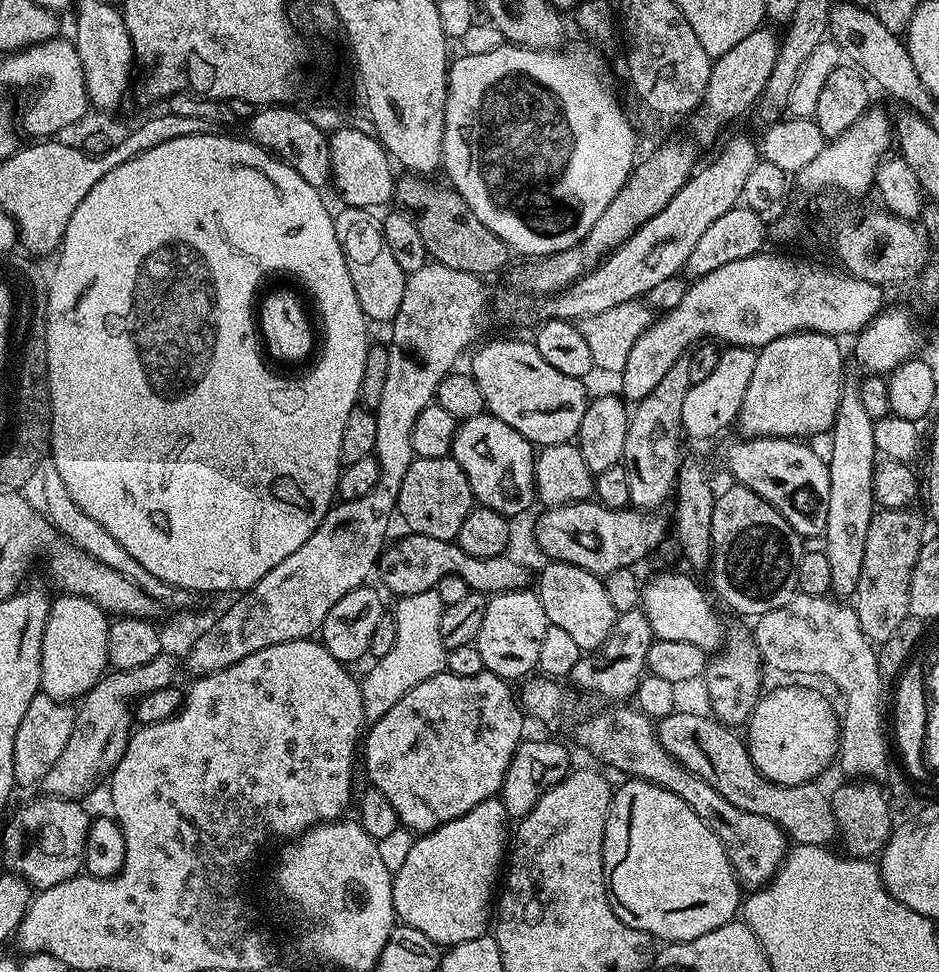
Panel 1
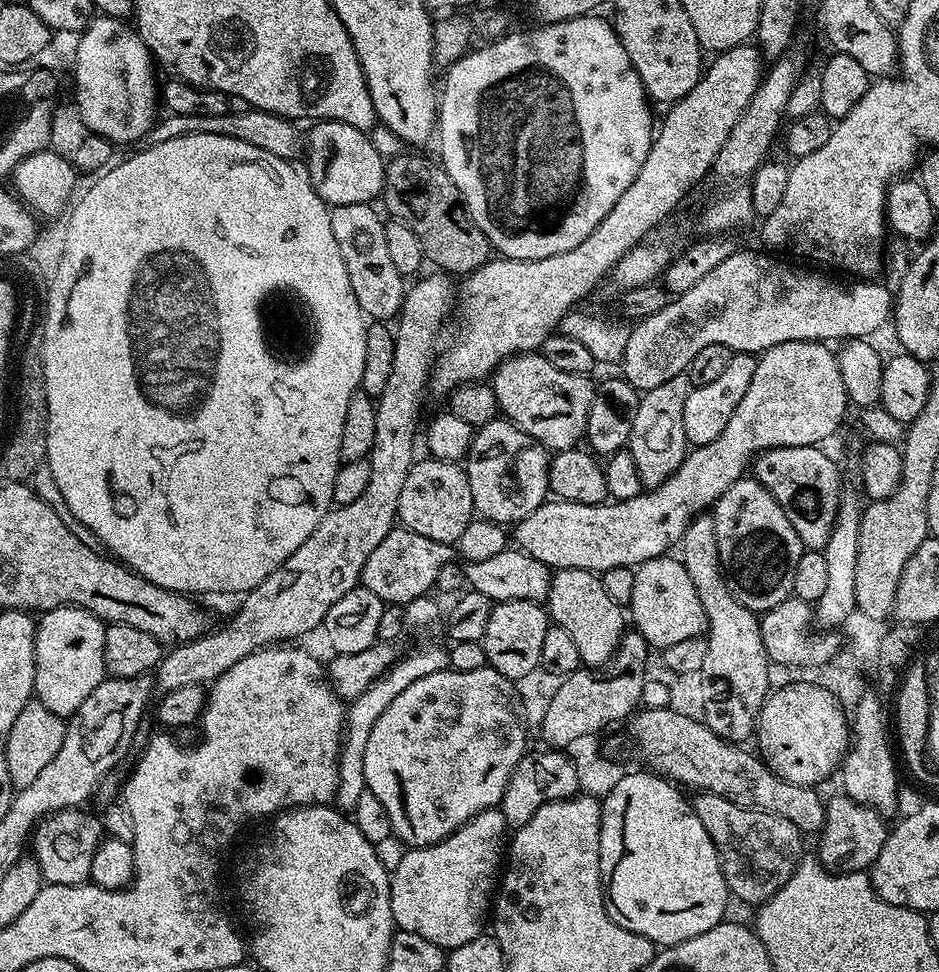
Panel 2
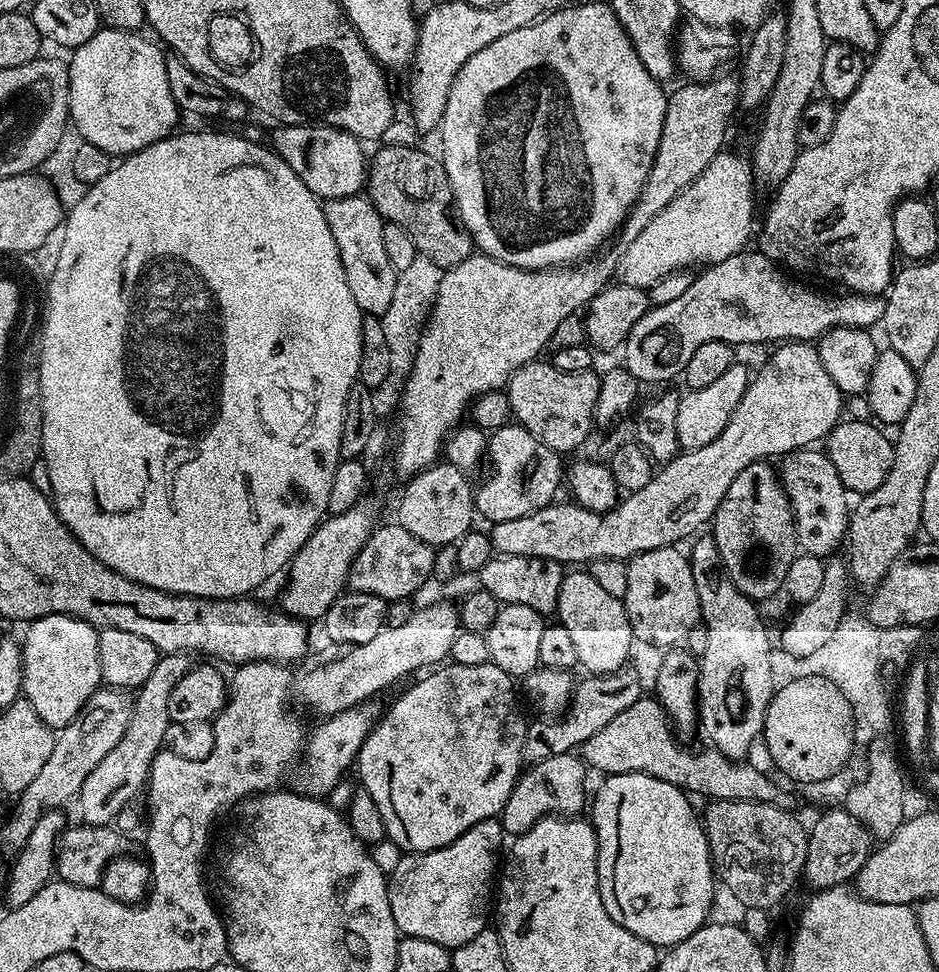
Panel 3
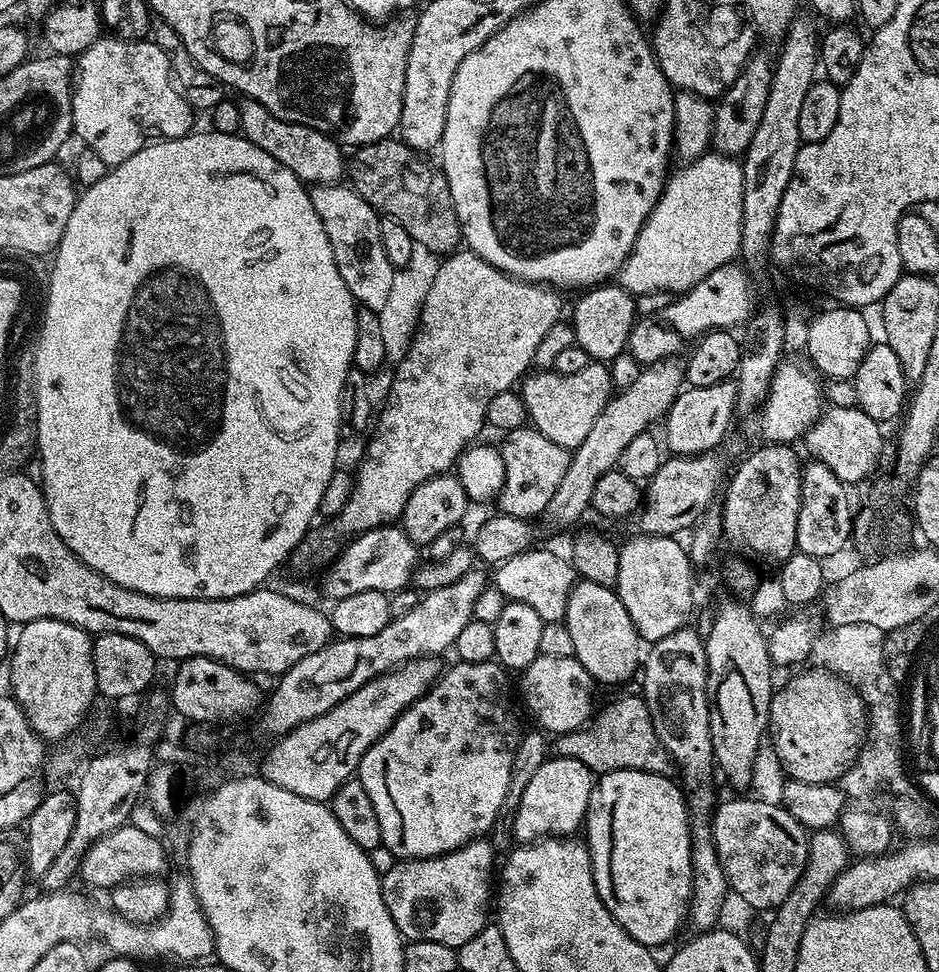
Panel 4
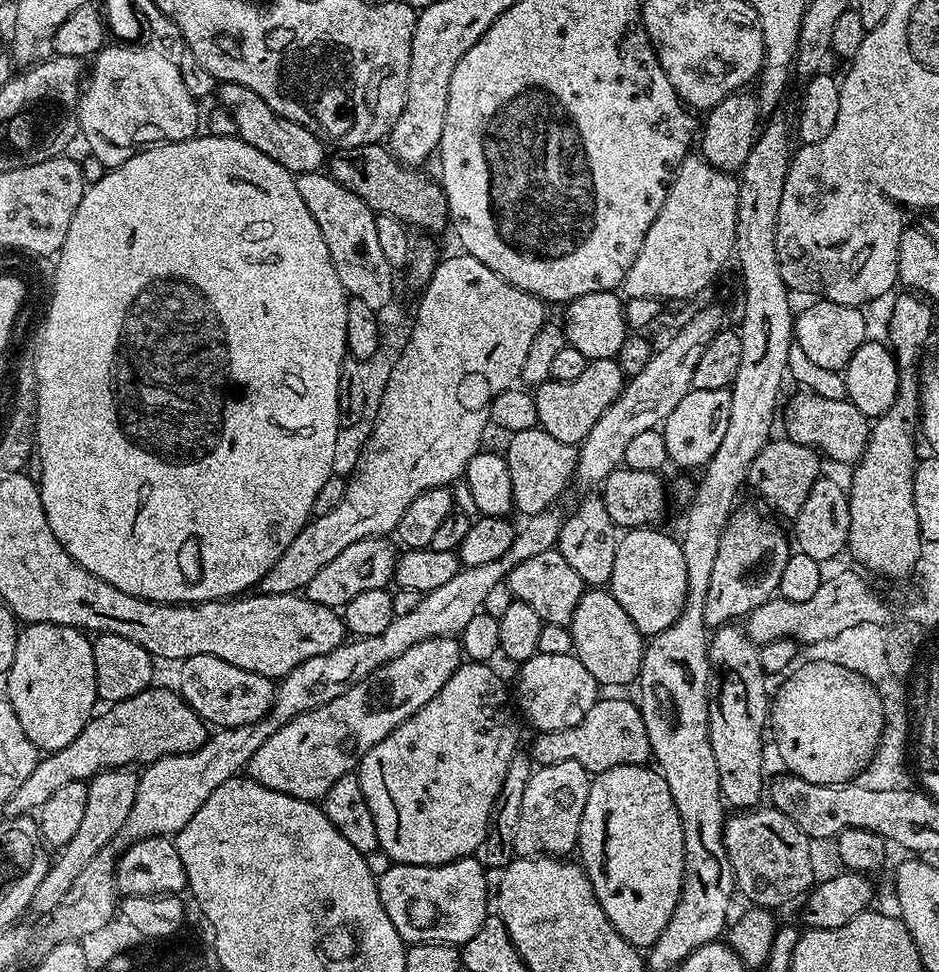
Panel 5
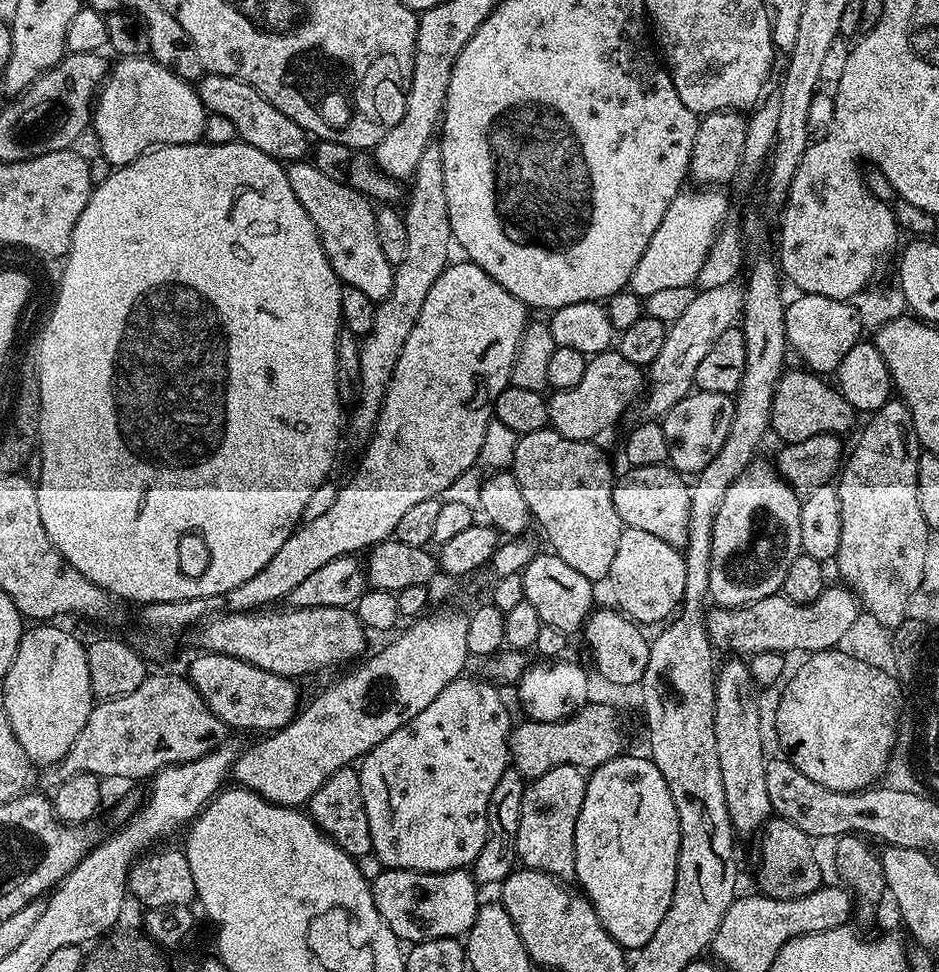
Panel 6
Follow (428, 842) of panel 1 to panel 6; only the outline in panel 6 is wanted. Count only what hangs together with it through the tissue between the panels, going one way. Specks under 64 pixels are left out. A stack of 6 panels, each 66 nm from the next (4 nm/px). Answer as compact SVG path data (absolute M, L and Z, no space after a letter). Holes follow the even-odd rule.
M384 868L378 878L371 881L371 885L374 906L378 906L378 914L382 914L382 918L388 923L390 930L394 930L394 934L402 942L437 940L443 936L463 937L470 930L482 903L481 889L476 883L475 876L468 870L415 872L405 868Z

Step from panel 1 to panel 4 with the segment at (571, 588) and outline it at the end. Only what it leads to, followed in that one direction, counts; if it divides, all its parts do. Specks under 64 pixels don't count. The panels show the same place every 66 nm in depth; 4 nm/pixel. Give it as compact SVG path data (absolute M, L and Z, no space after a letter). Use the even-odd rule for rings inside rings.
M577 579L566 602L562 623L570 630L574 657L596 682L601 685L624 684L635 672L637 675L642 664L642 641L630 614L626 614L626 606L622 606L612 588L598 586L598 582Z

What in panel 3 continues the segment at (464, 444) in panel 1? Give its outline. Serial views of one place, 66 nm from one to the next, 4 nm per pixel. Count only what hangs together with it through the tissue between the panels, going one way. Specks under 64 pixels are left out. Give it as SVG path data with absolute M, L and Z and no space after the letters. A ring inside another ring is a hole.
M509 422L488 436L486 468L488 477L475 489L476 510L488 522L510 522L510 518L522 518L534 514L539 508L545 508L552 496L562 488L561 453L546 446L530 430L521 424Z

